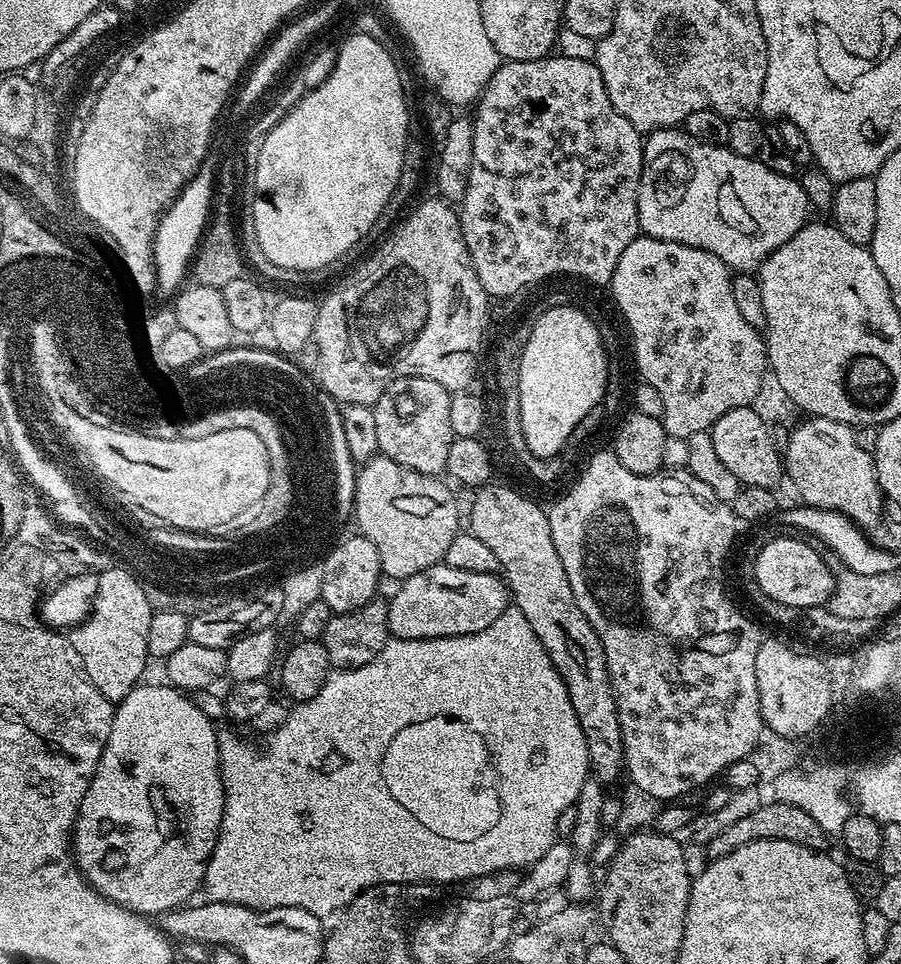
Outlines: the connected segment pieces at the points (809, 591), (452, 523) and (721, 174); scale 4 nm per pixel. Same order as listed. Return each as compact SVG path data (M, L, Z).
M788 536L772 540L754 556L754 563L758 586L775 602L803 609L827 605L832 597L832 570L827 559L800 540Z
M383 454L373 456L359 471L354 476L354 523L360 527L359 535L374 542L381 573L403 582L441 563L446 550L450 550L450 542L454 542L462 528L453 489L448 489L443 479L418 474Z
M679 127L660 128L644 140L644 165L638 186L638 222L640 231L645 236L653 236L659 240L669 240L686 246L694 246L698 250L706 250L710 254L714 254L714 258L722 261L733 273L755 273L770 253L778 250L778 246L790 242L790 238L794 238L794 234L798 234L798 230L802 230L804 225L809 223L808 211L810 212L810 205L806 198L806 190L802 190L799 179L769 172L759 158L731 155L727 147L710 146L706 142L698 142L694 138L685 136Z

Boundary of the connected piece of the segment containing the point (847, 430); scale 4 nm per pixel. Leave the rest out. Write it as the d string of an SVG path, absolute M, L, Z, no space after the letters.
M809 417L790 433L784 453L785 469L801 500L809 507L839 511L863 531L870 532L884 514L884 495L877 482L875 459L854 439L855 429L824 417Z

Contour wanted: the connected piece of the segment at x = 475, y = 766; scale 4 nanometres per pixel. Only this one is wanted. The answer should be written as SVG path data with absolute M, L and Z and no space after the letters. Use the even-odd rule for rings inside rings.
M514 606L504 609L486 630L476 632L473 636L447 636L446 638L434 638L433 640L397 640L389 639L388 645L374 658L374 662L366 662L366 666L357 668L341 668L329 671L326 682L314 698L305 700L295 705L296 709L281 722L276 728L276 733L268 740L268 745L264 748L264 753L255 752L244 740L239 740L232 732L221 731L216 737L218 750L220 751L220 777L224 783L224 817L220 823L220 837L216 840L216 845L212 851L212 857L208 859L208 865L204 871L204 883L202 885L203 895L211 902L222 902L223 904L237 904L247 908L258 908L261 910L272 910L294 906L295 908L305 908L310 910L310 914L327 918L331 912L344 910L353 899L365 888L374 887L376 884L419 884L421 882L431 882L433 885L452 884L455 880L475 881L477 877L490 875L495 872L511 870L524 870L536 860L542 858L542 854L551 848L554 843L555 819L560 811L566 807L575 805L578 794L582 790L584 781L589 779L590 765L588 762L588 740L582 734L582 726L578 726L578 714L574 714L574 706L570 706L570 694L542 642L538 642L538 634L530 630L530 622L526 622L526 614Z

